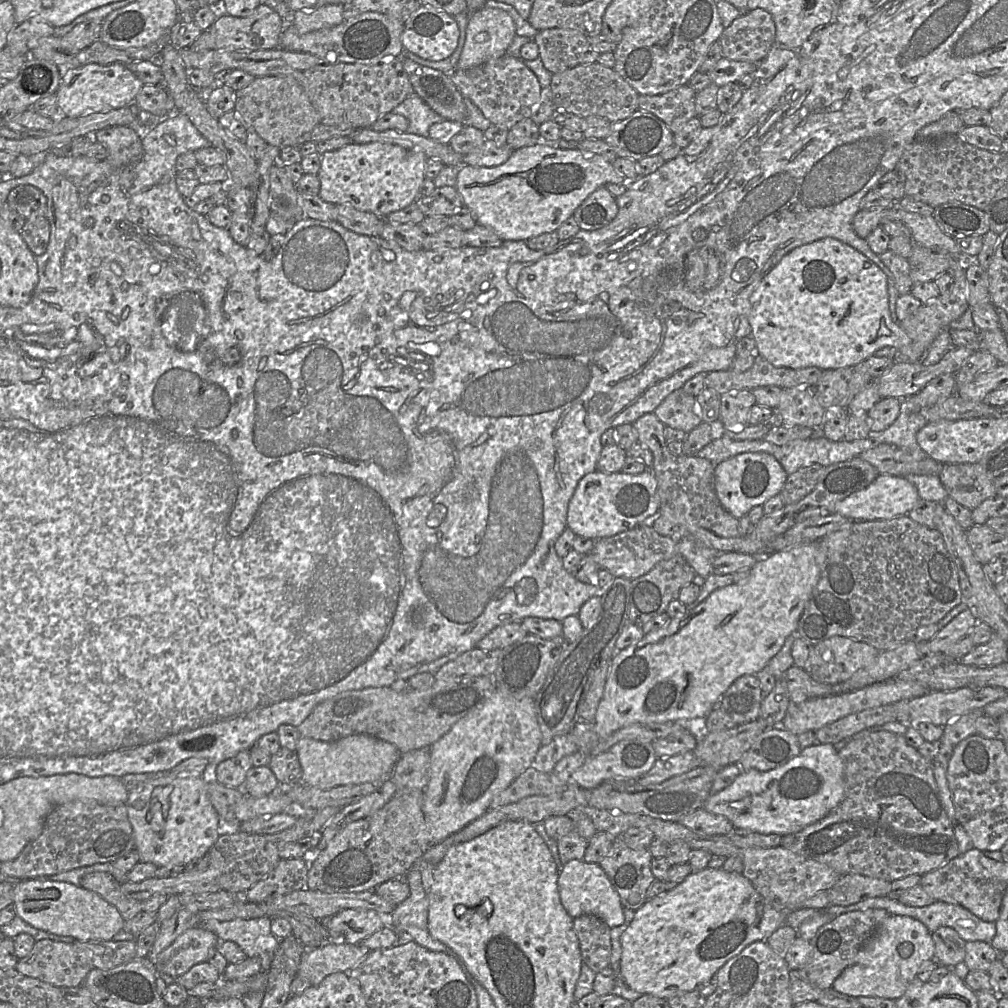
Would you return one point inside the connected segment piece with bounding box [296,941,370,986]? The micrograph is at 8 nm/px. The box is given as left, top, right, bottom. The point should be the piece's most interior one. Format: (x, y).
(316, 964)

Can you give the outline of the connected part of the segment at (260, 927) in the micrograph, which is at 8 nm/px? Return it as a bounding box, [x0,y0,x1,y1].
[199,916,280,974]

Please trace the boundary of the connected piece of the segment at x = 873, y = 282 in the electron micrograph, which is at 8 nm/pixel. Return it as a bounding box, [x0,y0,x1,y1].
[749,238,911,370]

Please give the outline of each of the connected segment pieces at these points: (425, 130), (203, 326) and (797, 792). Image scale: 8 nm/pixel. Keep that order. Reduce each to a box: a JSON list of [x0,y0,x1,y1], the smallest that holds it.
[[393,93,446,137],[159,294,207,351],[703,743,844,836]]

